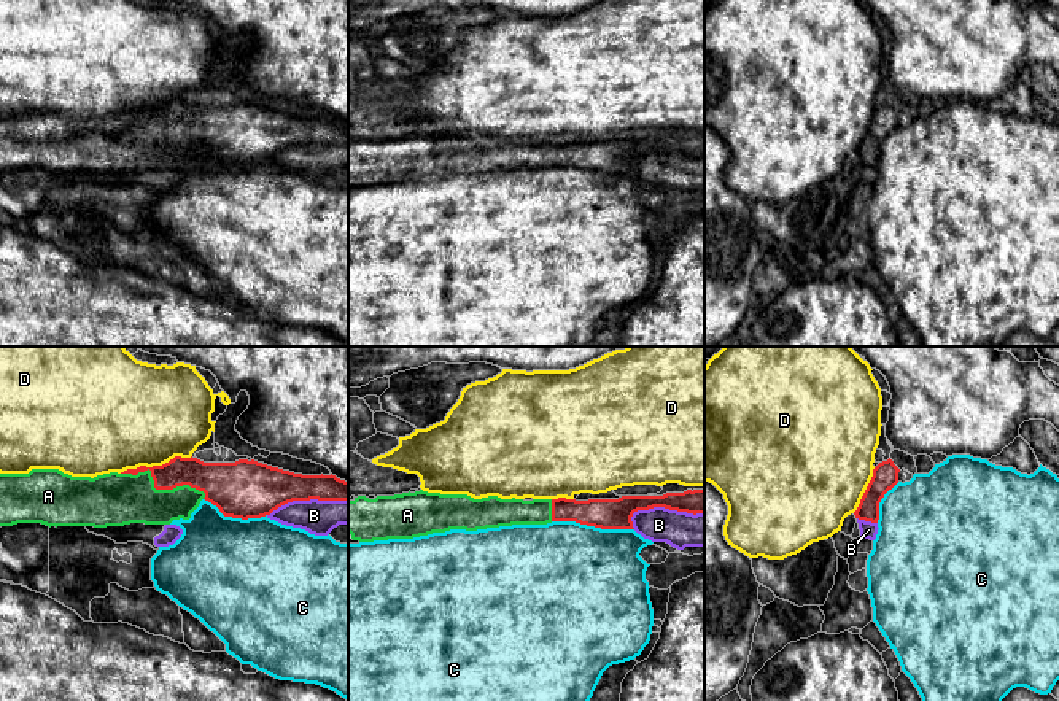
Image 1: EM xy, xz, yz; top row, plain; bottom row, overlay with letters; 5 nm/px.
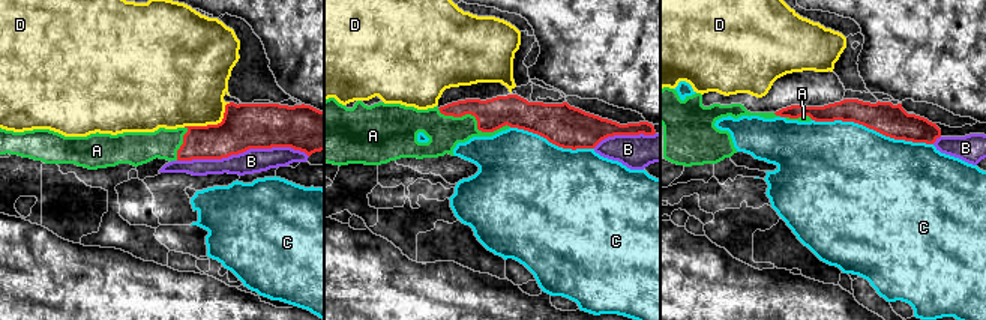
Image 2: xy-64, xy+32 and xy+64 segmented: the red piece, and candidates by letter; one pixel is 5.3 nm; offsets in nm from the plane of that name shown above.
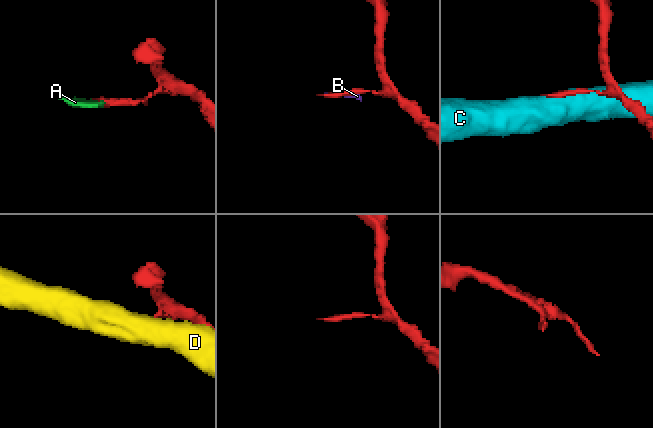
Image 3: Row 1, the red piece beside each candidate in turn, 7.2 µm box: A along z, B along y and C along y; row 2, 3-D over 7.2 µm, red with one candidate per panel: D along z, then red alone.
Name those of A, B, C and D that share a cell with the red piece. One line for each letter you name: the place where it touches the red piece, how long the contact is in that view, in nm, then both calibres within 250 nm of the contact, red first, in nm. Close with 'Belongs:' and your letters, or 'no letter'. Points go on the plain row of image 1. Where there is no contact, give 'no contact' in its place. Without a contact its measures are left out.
A: meets red in xy at (159, 132); contact 440 nm long; 150 nm thick on the red side, 280 nm on the other
Belongs: A

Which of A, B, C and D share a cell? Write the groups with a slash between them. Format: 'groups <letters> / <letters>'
groups A / B / C / D

